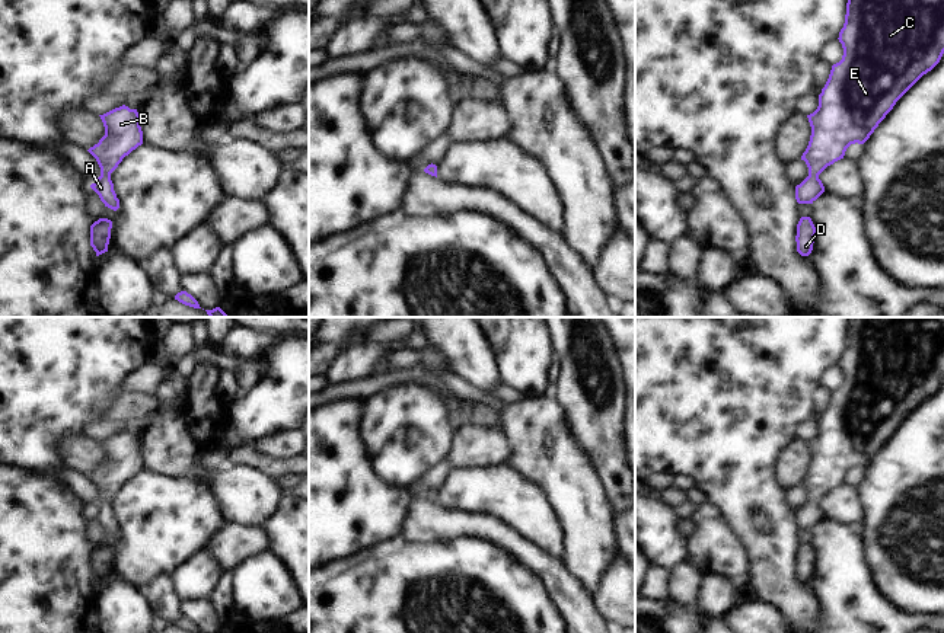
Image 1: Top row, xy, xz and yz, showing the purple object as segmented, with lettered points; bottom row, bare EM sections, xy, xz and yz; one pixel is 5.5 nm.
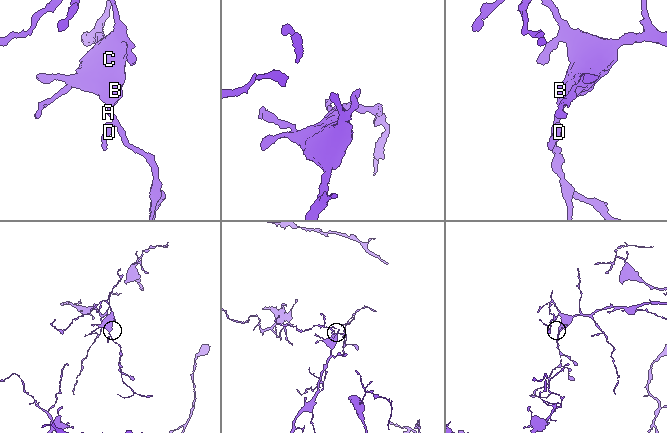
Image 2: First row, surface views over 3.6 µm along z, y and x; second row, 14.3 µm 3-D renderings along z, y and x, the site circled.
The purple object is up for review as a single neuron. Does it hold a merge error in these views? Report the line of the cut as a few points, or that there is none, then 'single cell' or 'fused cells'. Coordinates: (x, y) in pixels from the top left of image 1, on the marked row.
no cut | single cell

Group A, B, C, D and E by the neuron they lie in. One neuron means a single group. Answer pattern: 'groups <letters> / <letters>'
groups A B C D E

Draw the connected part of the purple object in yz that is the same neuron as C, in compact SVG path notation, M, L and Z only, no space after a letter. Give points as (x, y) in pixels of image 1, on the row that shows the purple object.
M848 0L838 39L843 48L842 60L832 65L817 109L807 115L811 135L801 160L809 167L809 176L795 186L798 204L813 204L825 192L819 175L843 159L851 144L864 144L896 102L940 63L944 54L944 0Z

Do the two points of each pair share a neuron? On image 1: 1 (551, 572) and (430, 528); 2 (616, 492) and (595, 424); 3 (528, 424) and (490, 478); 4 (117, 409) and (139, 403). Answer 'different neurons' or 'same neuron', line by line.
1: same neuron
2: same neuron
3: different neurons
4: same neuron

